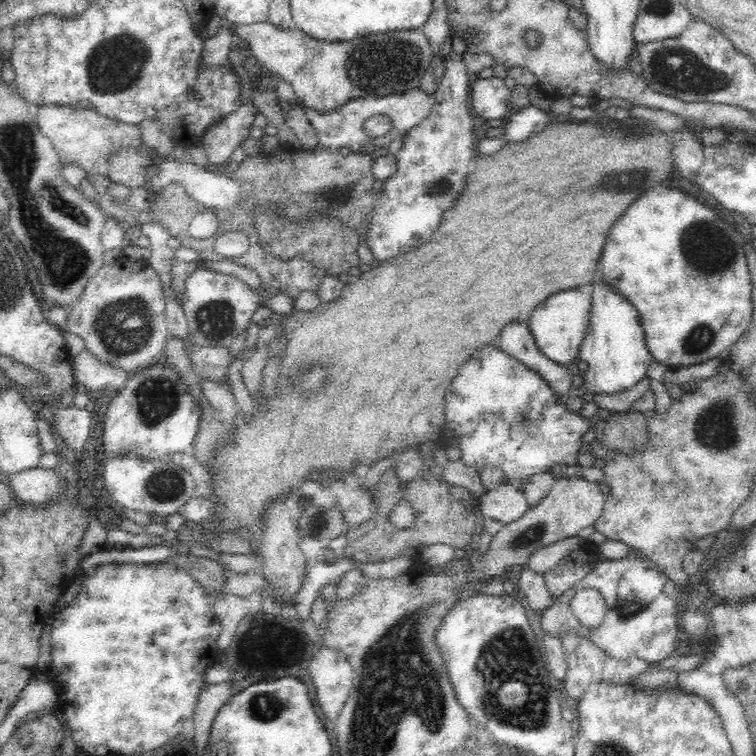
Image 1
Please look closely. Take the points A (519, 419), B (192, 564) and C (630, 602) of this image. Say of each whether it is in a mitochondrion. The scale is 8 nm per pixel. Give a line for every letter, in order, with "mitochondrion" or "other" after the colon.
A: mitochondrion
B: other
C: mitochondrion

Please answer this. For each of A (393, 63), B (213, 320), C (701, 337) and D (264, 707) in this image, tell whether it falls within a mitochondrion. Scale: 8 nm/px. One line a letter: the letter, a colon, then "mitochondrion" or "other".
A: mitochondrion
B: mitochondrion
C: mitochondrion
D: mitochondrion

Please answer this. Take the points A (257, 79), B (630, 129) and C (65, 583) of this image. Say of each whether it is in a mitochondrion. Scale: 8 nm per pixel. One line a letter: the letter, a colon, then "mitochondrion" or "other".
A: other
B: other
C: other

